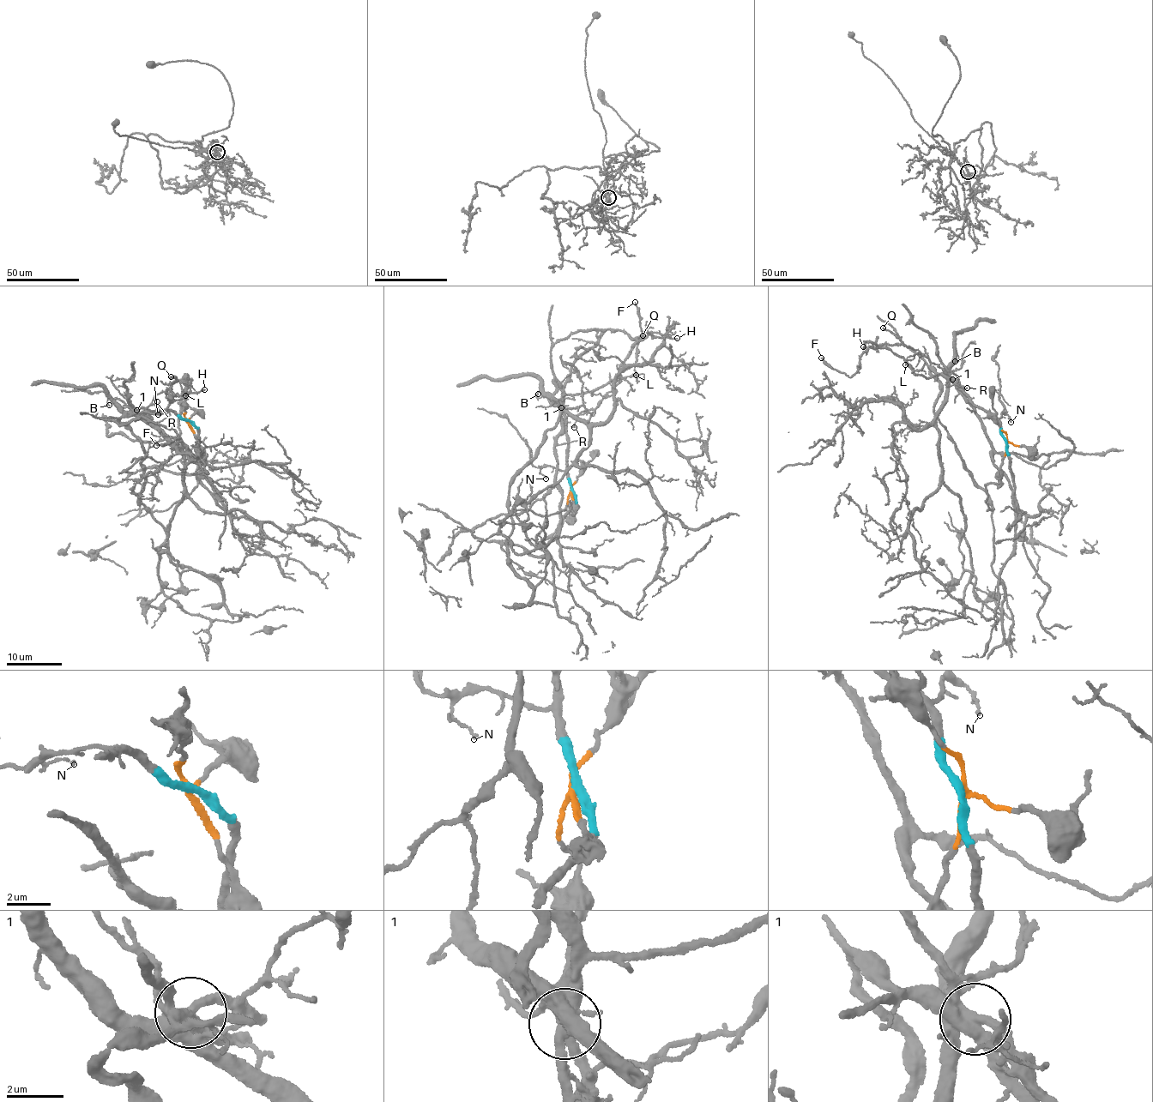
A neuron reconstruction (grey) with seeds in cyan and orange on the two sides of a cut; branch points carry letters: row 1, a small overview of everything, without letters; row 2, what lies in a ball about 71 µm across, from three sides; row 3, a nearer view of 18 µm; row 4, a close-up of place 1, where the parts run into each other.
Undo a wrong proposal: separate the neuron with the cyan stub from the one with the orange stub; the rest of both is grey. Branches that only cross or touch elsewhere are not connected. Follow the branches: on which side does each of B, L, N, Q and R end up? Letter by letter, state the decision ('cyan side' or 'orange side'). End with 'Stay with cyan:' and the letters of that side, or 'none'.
B: cyan side
L: cyan side
N: cyan side
Q: cyan side
R: cyan side
Stay with cyan: B, L, N, Q, R

